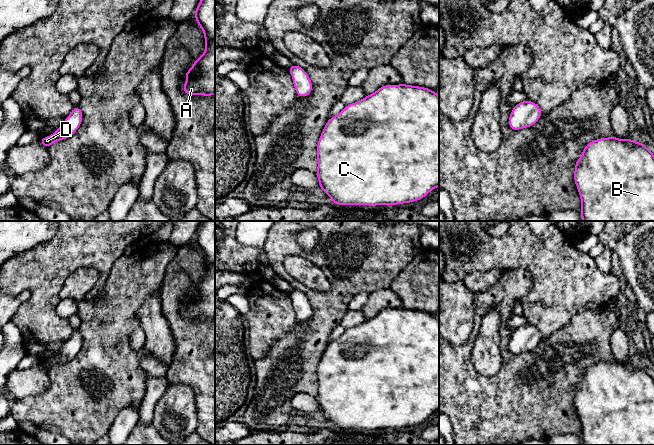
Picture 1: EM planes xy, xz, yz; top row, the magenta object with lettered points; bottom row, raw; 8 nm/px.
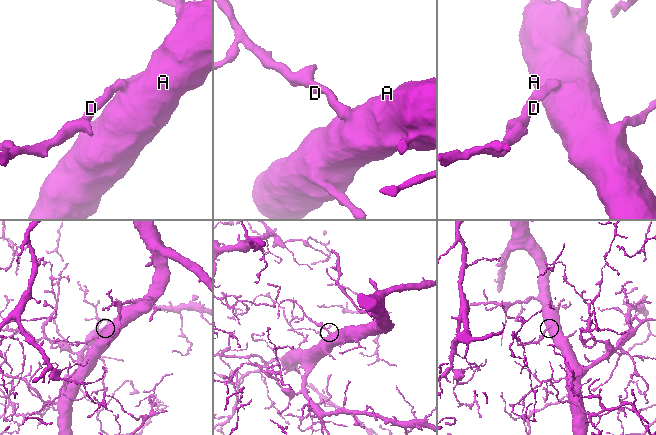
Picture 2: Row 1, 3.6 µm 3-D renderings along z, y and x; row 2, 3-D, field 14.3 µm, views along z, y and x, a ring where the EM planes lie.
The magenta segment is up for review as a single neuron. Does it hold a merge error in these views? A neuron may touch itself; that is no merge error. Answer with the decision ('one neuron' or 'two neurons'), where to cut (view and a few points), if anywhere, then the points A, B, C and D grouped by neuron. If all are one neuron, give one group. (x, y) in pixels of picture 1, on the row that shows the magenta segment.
one neuron | no cut | A B C D

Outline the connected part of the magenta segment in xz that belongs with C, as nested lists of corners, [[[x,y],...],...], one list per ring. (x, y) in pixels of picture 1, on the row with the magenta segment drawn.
[[[406,84],[384,85],[362,100],[346,105],[336,116],[328,119],[317,144],[318,169],[315,172],[318,186],[329,196],[335,205],[397,205],[411,203],[424,198],[439,186],[439,96],[432,89]]]

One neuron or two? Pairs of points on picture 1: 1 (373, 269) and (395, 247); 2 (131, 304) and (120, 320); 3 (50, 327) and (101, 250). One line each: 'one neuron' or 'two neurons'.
1: one neuron
2: one neuron
3: one neuron

